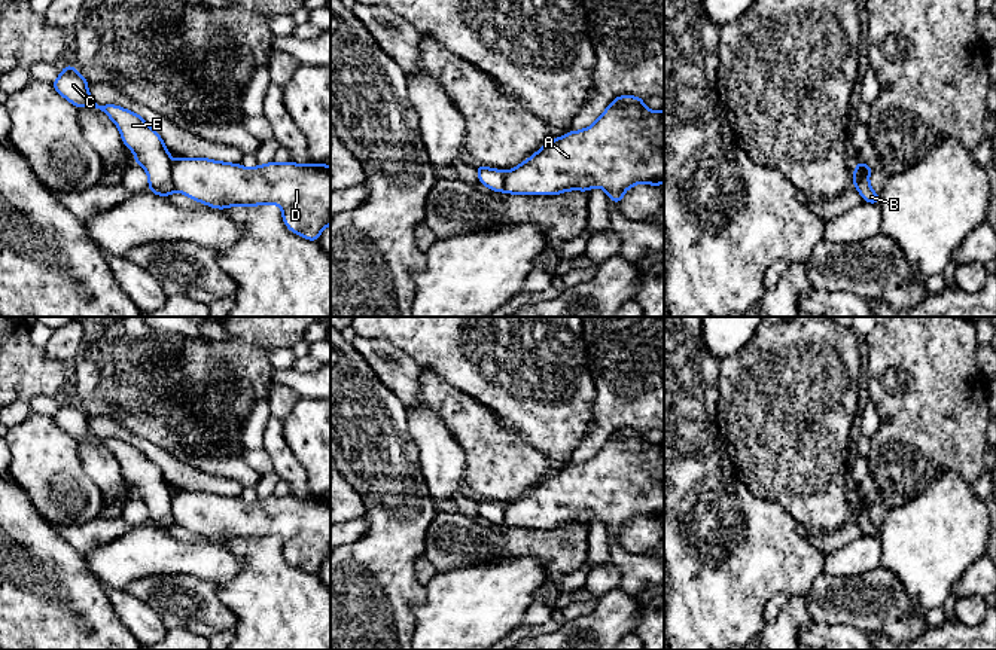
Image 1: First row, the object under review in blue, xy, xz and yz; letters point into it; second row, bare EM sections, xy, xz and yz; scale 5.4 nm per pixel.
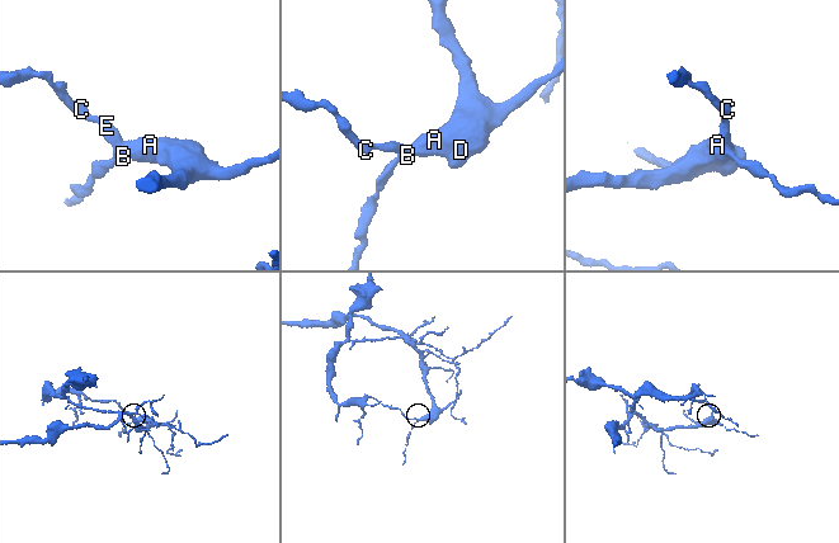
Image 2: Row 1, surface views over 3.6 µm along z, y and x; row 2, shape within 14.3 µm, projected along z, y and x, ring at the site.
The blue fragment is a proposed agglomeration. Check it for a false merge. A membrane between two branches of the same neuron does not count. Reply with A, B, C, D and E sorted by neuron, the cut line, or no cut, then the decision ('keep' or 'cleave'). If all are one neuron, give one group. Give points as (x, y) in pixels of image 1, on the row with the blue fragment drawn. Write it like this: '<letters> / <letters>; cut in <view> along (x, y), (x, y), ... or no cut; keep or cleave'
A D / B C E; cut in xy along (171, 161), (171, 183), (176, 189); cleave

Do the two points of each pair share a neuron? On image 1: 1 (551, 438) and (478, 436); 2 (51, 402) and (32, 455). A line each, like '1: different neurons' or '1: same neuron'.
1: different neurons
2: different neurons

